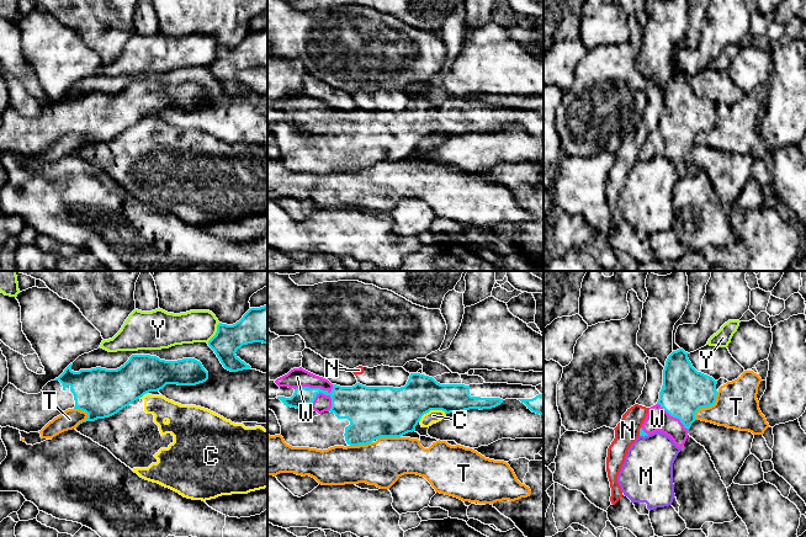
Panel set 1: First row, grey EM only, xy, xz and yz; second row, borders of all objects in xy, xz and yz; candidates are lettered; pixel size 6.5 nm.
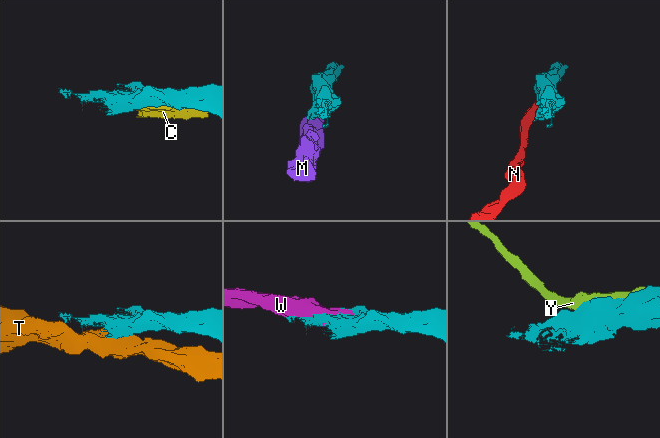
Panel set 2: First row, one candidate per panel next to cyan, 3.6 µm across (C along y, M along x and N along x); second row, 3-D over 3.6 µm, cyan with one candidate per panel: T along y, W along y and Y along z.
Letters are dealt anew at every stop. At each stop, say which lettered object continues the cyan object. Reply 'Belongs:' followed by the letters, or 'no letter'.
Belongs: W

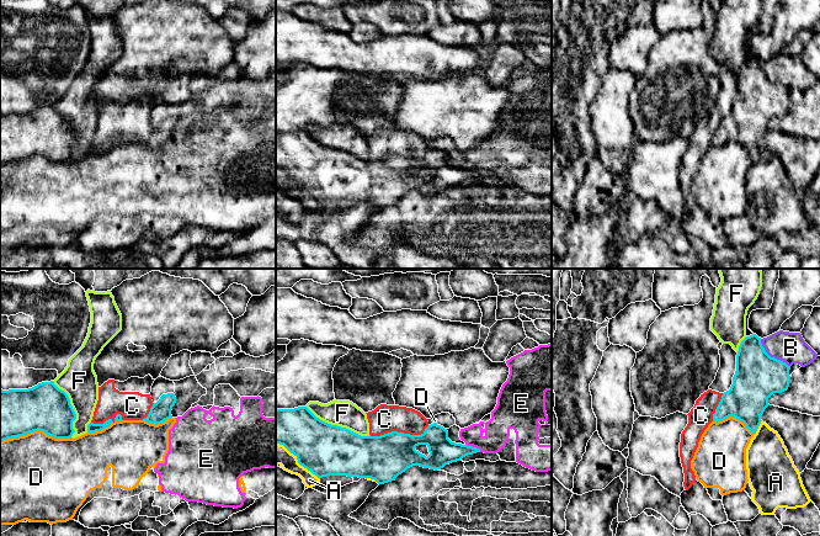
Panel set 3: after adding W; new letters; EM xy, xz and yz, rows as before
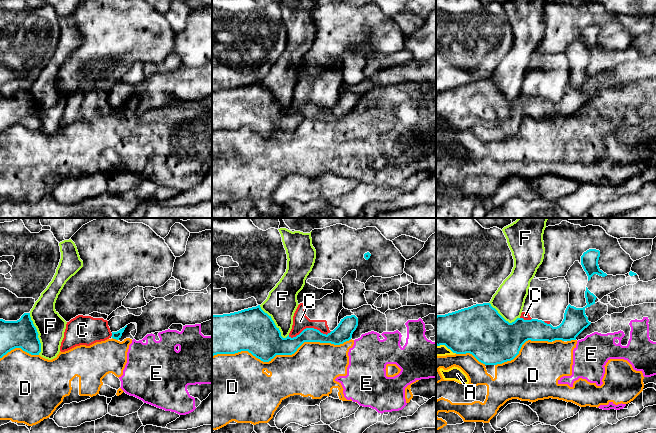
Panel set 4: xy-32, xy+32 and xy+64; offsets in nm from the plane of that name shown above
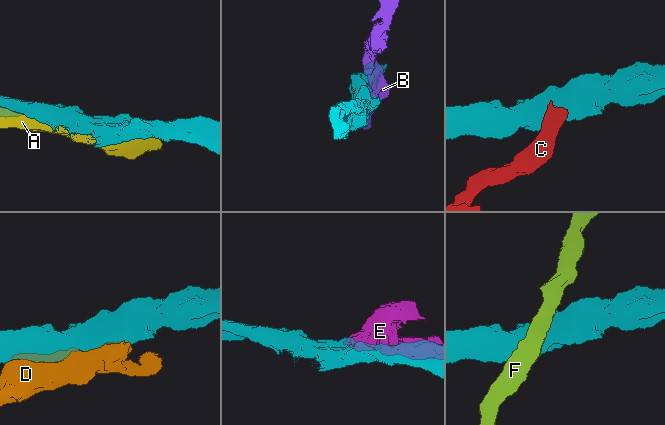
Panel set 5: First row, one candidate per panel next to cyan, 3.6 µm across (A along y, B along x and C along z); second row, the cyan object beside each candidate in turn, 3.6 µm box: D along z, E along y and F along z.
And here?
Belongs: no letter

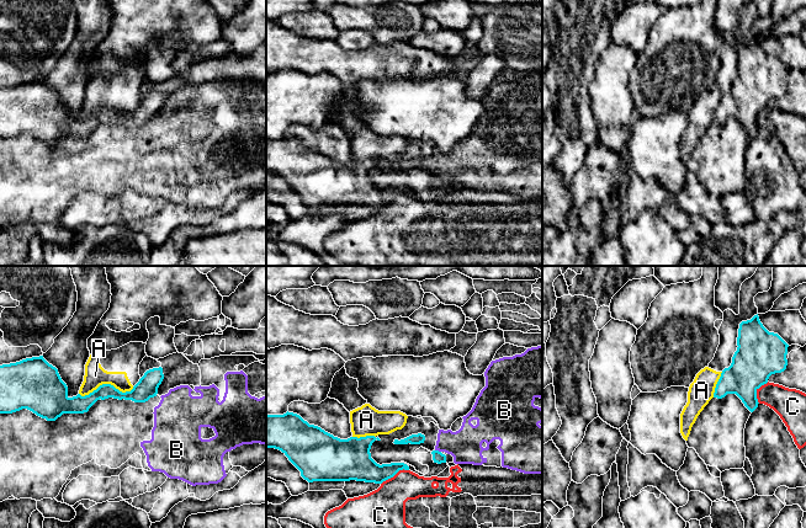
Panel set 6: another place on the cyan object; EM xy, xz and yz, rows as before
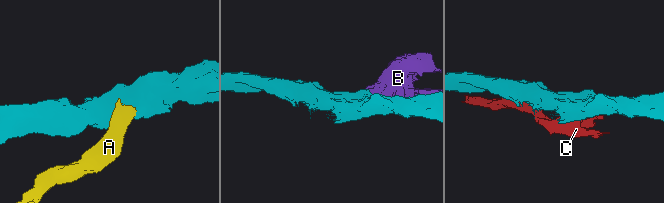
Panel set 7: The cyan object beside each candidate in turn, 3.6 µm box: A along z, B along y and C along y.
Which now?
Belongs: no letter

